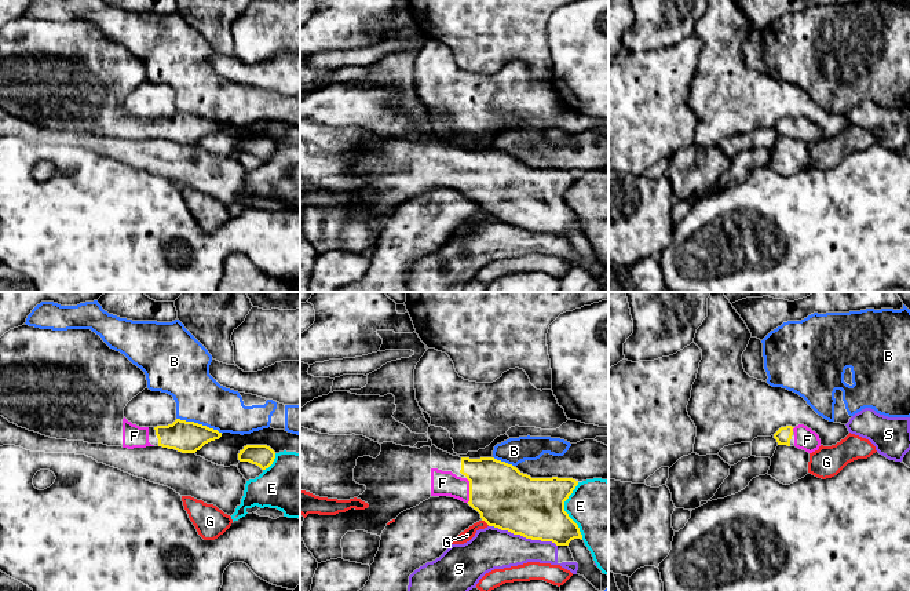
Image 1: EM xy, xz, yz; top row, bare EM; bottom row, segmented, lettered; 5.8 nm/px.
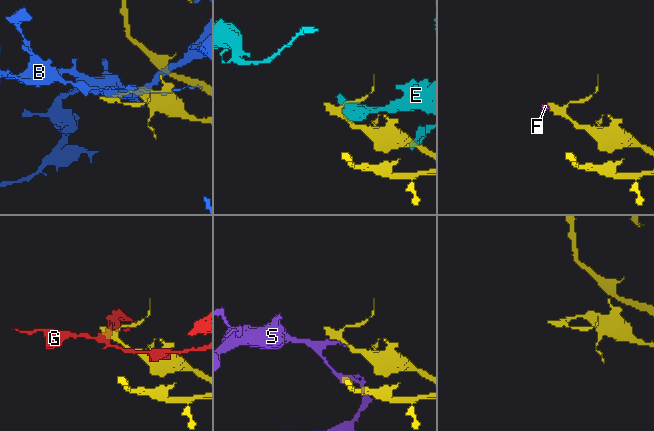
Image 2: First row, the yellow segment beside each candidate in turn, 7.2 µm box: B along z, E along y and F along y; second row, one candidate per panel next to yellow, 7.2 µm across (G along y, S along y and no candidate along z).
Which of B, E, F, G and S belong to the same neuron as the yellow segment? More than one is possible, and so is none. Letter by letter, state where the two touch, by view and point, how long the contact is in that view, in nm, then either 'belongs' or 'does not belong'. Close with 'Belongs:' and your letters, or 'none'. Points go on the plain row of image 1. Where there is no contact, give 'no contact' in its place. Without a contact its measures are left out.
B: xy (200, 116) | 280 nm | does not belong
E: xz (565, 203) | 340 nm | does not belong
F: xz (470, 182) | 140 nm | belongs
G: xz (486, 214) | 60 nm | does not belong
S: xz (526, 229) | 380 nm | does not belong
Belongs: F

